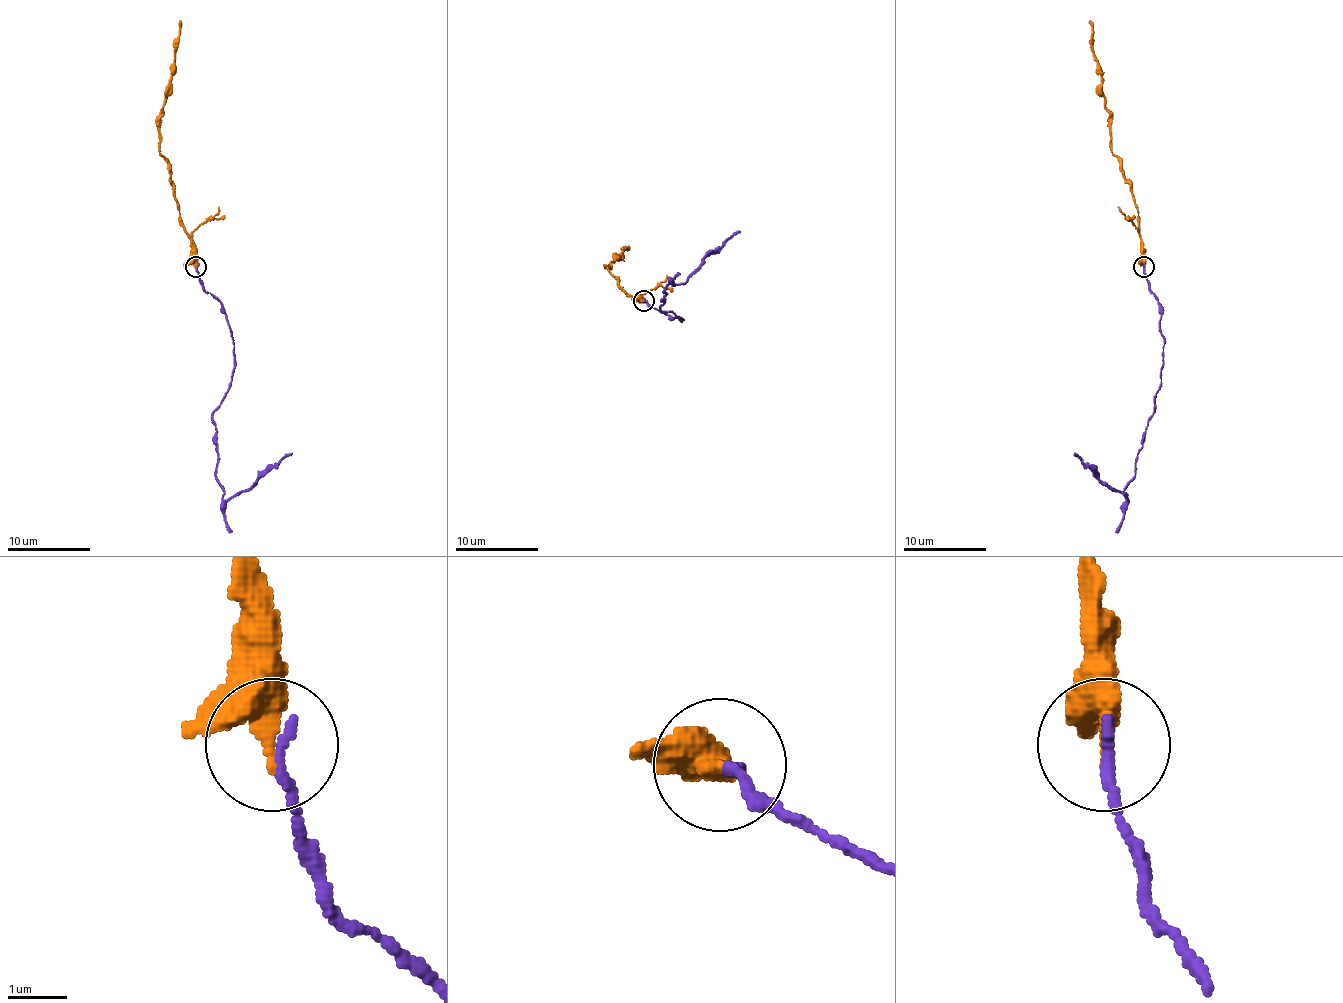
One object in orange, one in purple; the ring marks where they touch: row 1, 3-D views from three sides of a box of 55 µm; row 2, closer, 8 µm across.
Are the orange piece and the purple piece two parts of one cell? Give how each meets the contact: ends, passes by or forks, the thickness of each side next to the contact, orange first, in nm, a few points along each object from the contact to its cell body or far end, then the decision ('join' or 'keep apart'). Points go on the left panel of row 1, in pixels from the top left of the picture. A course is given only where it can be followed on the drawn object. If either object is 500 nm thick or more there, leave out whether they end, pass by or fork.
orange ends there; purple ends there; 440 nm thick on the orange side, 200 nm on the other; orange runs (195, 267), (195, 242), (185, 230), (168, 162), (160, 151), (160, 110), (168, 89), (181, 21); purple runs (197, 267), (203, 288), (220, 302), (234, 346), (230, 387), (212, 416), (224, 499), (247, 491), (292, 453); keep apart

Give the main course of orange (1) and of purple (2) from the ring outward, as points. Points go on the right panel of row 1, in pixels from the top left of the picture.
1: (1143, 267), (1130, 182), (1112, 151), (1110, 110), (1089, 21)
2: (1143, 267), (1159, 302), (1161, 387), (1137, 455), (1132, 480), (1124, 491), (1126, 499), (1112, 491), (1075, 453)

